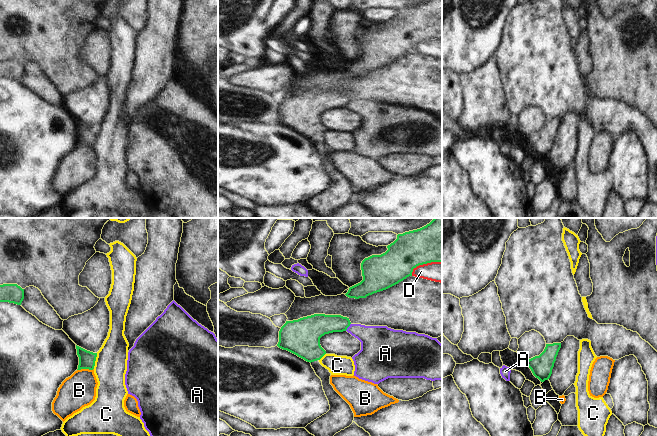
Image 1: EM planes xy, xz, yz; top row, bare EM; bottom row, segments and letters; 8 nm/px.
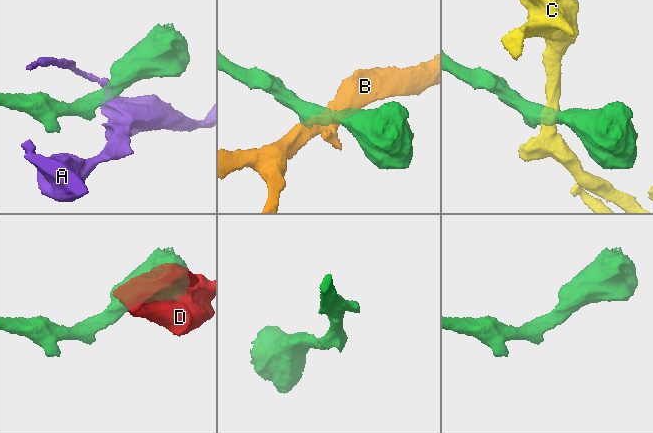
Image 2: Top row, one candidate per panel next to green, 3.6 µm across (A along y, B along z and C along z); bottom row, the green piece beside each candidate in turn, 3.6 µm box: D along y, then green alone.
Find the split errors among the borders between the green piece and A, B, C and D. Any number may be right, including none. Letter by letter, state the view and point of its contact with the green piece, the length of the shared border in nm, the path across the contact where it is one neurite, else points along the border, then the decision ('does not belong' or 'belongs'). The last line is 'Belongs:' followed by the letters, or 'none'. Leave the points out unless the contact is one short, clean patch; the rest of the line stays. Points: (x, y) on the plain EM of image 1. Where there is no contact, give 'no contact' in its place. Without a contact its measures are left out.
A: meets green in xz at (348, 102); contact 80 nm long; does not belong
B: meets green in xy at (85, 144); contact 140 nm long; border along xy (93, 144), (77, 146); does not belong
C: meets green in xy at (95, 136); contact 130 nm long; border along xy (97, 129), (93, 144); does not belong
D: meets green in xz at (424, 39); contact 280 nm long; does not belong
Belongs: none

